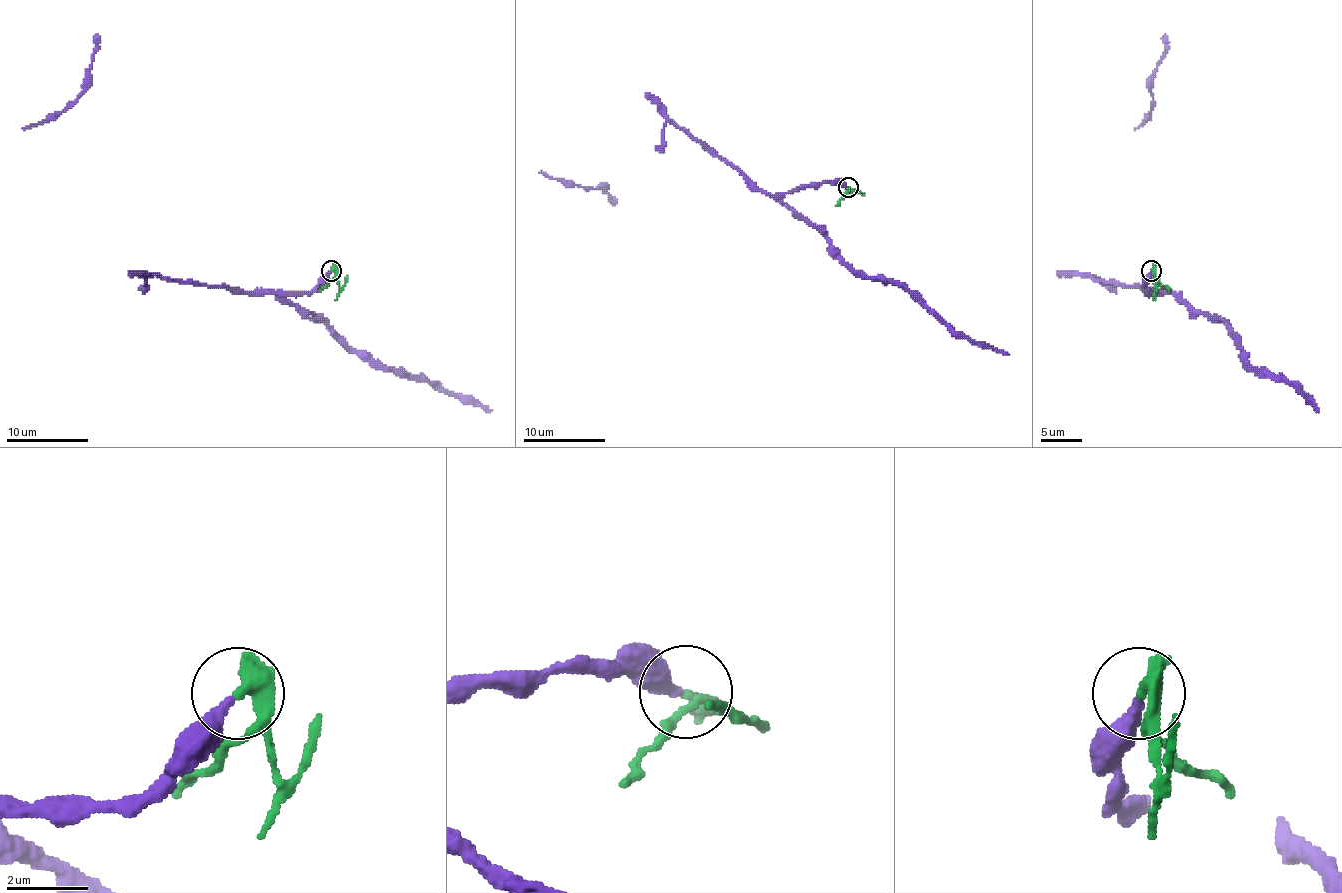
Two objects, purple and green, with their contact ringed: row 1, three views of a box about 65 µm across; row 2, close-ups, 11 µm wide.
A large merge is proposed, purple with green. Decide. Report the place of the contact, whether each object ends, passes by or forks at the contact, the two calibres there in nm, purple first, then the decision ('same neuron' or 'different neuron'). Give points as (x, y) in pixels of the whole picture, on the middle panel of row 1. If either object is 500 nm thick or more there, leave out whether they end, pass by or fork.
at (848, 187); purple ends there; green ends there; 340 nm thick on the purple side, 480 nm on the other; different neuron

